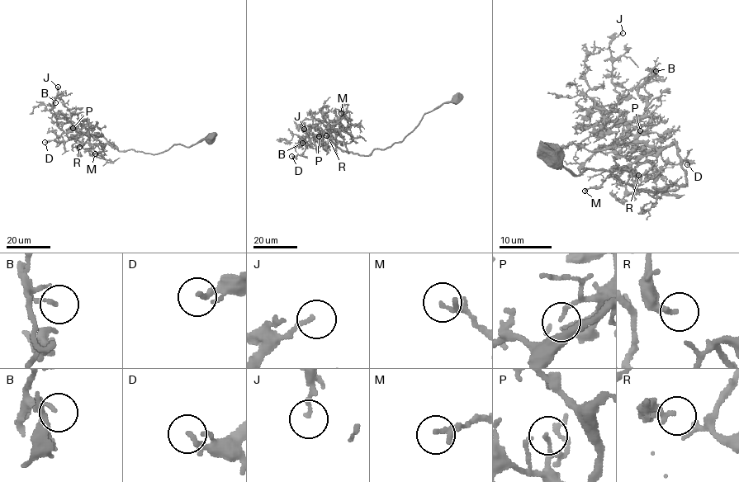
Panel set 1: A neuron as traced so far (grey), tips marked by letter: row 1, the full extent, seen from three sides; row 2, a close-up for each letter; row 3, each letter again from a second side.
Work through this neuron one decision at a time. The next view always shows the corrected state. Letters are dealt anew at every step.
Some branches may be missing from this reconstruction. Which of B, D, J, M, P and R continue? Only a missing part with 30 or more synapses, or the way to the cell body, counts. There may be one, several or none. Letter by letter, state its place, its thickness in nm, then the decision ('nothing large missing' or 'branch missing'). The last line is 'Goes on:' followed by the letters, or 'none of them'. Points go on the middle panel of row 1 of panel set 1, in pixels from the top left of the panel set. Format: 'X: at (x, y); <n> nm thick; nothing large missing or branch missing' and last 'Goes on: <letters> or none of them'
B: at (302, 143); 130 nm thick; nothing large missing
D: at (291, 156); 170 nm thick; nothing large missing
J: at (304, 129); 140 nm thick; nothing large missing
M: at (341, 113); 200 nm thick; nothing large missing
P: at (319, 136); 120 nm thick; nothing large missing
R: at (326, 135); 180 nm thick; nothing large missing
Goes on: none of them

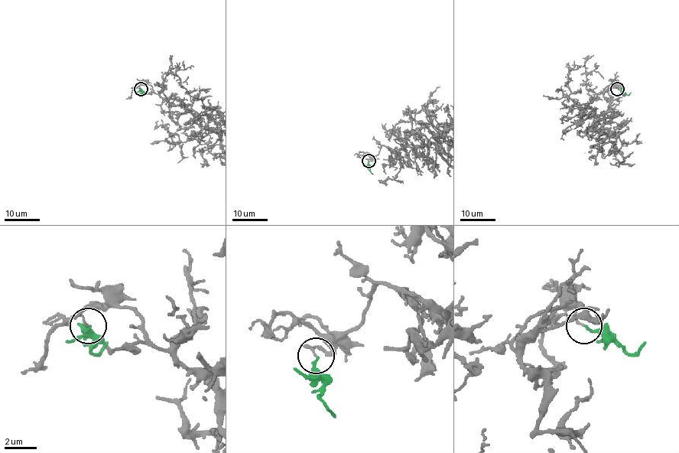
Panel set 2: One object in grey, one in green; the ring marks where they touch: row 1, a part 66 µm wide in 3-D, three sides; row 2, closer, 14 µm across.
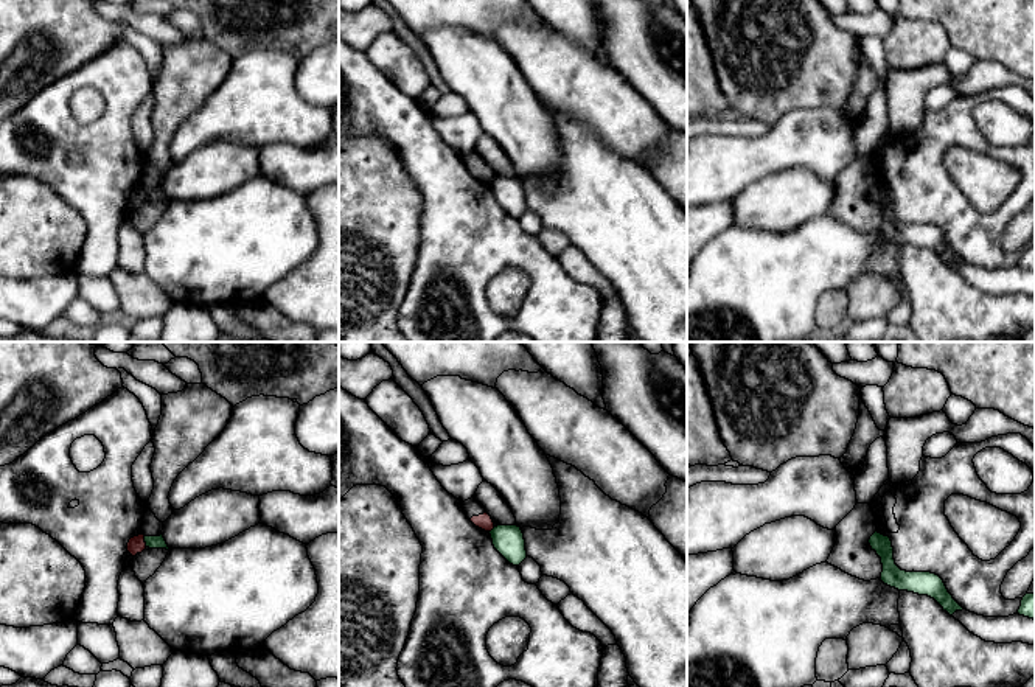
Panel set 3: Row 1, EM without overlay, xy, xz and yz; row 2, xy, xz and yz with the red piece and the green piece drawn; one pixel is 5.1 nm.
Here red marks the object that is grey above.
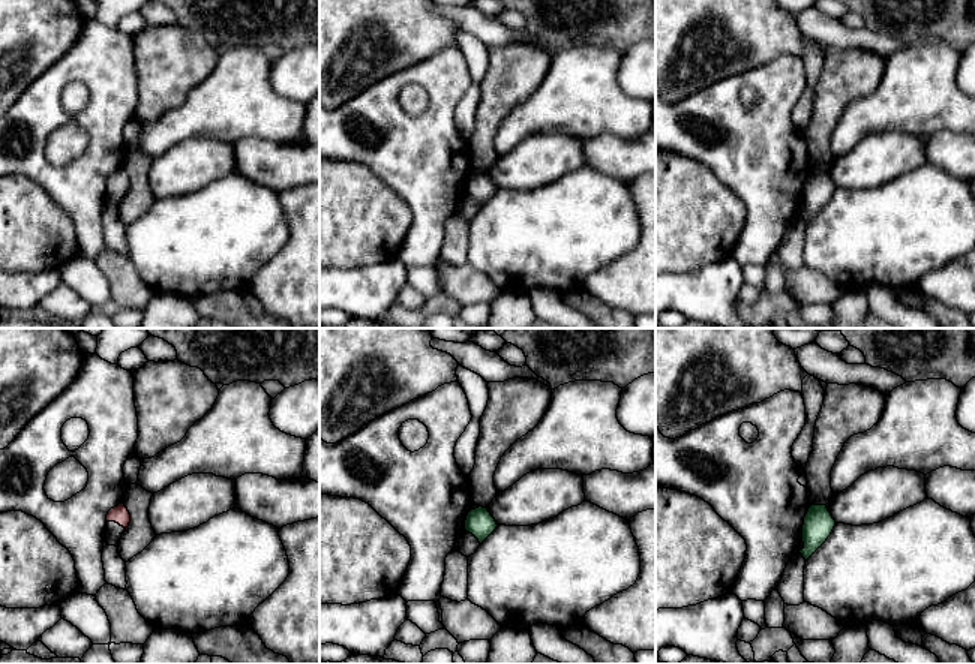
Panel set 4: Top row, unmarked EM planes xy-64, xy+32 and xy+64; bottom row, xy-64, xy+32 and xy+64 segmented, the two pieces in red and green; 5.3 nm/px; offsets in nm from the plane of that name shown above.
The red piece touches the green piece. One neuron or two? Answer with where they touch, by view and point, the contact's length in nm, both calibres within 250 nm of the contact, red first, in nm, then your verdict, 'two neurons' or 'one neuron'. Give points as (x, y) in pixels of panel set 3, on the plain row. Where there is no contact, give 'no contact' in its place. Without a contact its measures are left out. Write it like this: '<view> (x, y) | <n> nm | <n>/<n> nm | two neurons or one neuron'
xy (143, 193) | 60 nm | 90/60 nm | two neurons

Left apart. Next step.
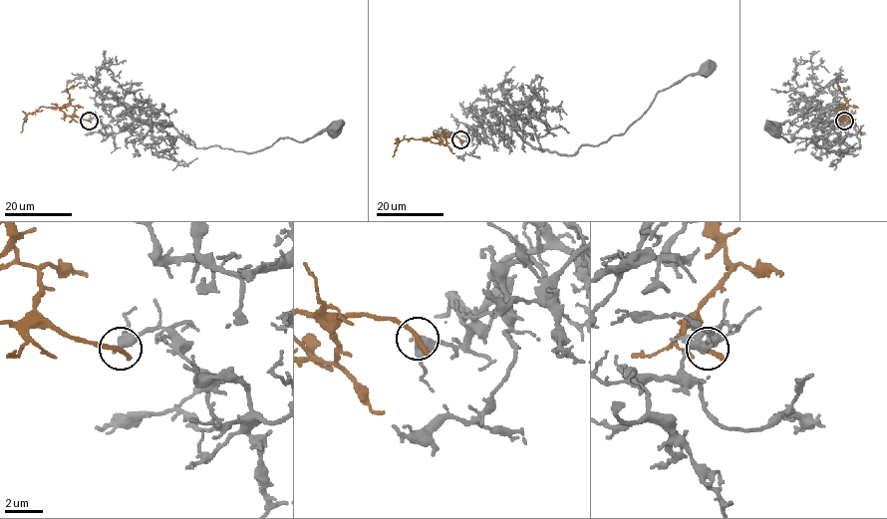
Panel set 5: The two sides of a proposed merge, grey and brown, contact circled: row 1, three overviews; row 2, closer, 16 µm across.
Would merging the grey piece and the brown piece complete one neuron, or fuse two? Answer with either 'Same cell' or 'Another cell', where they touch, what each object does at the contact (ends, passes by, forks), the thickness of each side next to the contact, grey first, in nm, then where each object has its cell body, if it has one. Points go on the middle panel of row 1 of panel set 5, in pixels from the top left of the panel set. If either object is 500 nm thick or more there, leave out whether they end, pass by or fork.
Another cell. Place: (460, 139). At the ring grey passes by. At the ring brown ends. Thickness 360 nm (grey) against 320 nm. Soma of grey: (706, 70). Soma of brown: none

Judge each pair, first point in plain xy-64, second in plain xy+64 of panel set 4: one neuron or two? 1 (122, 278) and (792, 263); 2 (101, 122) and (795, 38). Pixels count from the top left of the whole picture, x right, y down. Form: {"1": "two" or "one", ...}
{"1": "two", "2": "two"}

